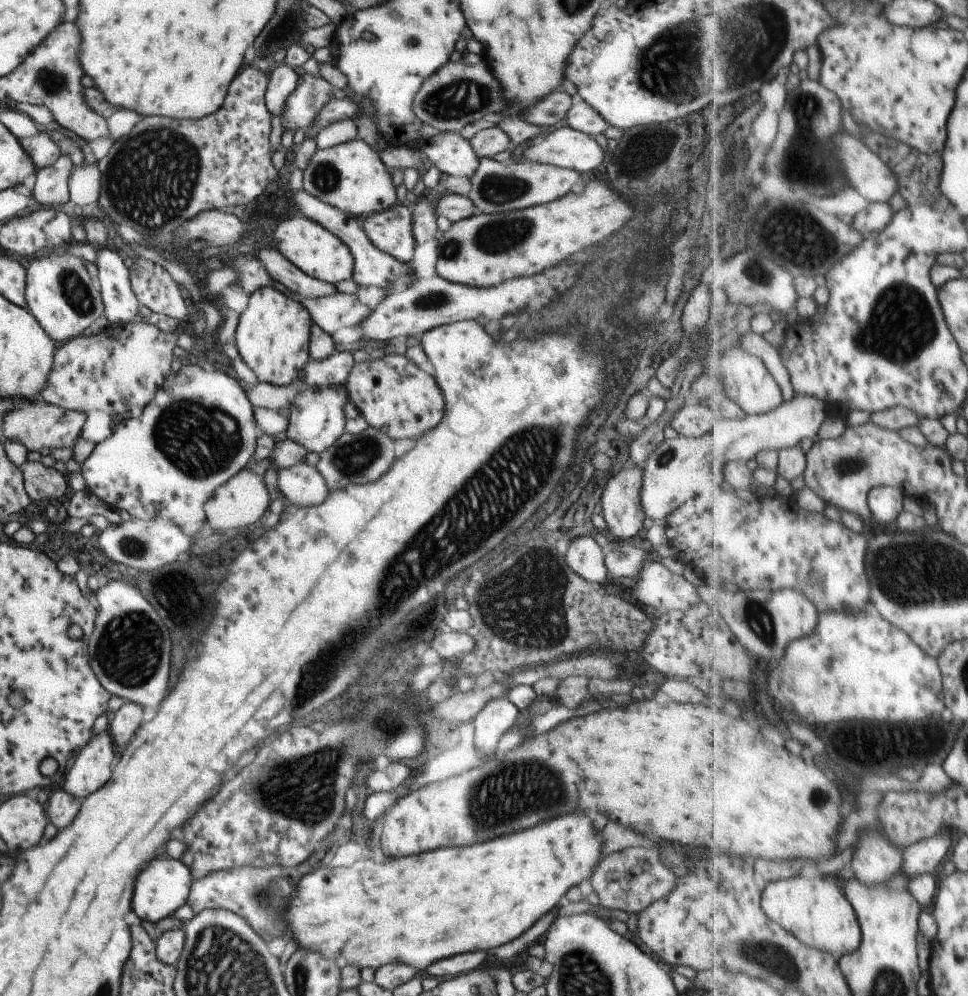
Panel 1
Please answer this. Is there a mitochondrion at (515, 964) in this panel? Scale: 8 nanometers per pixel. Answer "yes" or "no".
no

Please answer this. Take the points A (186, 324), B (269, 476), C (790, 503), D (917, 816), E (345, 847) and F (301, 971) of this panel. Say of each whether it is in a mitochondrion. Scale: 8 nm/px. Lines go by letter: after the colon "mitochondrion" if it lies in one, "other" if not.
A: other
B: other
C: other
D: other
E: other
F: mitochondrion

